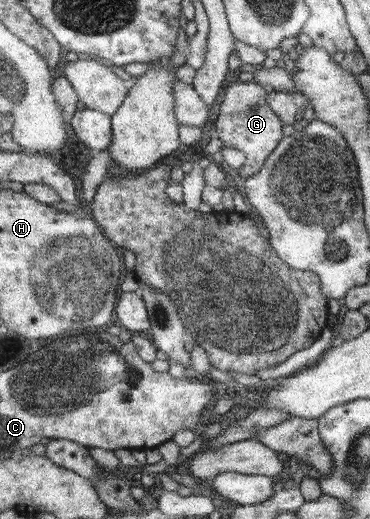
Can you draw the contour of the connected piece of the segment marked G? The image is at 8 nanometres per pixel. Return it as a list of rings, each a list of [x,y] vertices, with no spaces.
[[[237,81],[225,90],[225,97],[219,106],[219,115],[215,122],[213,132],[220,137],[226,147],[237,148],[246,154],[246,162],[238,171],[243,180],[258,174],[268,160],[268,157],[278,148],[284,138],[284,125],[286,124],[268,102],[266,89],[251,81]]]

